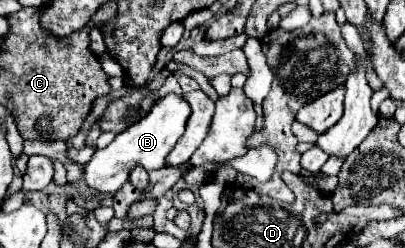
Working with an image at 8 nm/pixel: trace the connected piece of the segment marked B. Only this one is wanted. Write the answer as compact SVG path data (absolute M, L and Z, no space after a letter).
M167 95L159 99L159 103L153 105L149 115L145 115L141 121L133 123L123 133L119 133L105 149L95 151L91 161L85 165L83 179L87 187L99 193L117 193L123 187L123 183L127 183L129 173L135 169L135 165L141 165L147 171L165 167L165 157L175 147L177 139L183 135L189 113L189 105L179 95Z

